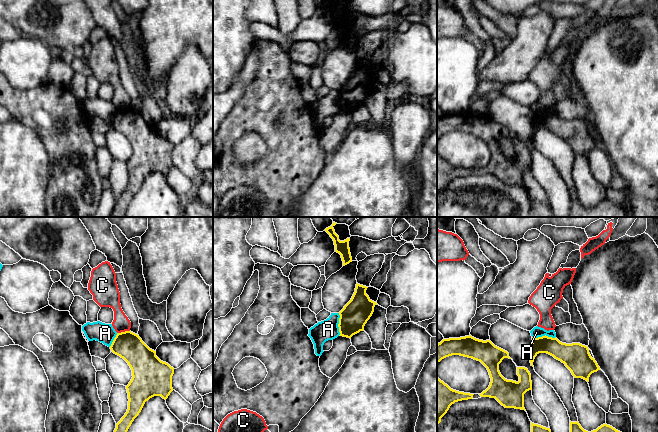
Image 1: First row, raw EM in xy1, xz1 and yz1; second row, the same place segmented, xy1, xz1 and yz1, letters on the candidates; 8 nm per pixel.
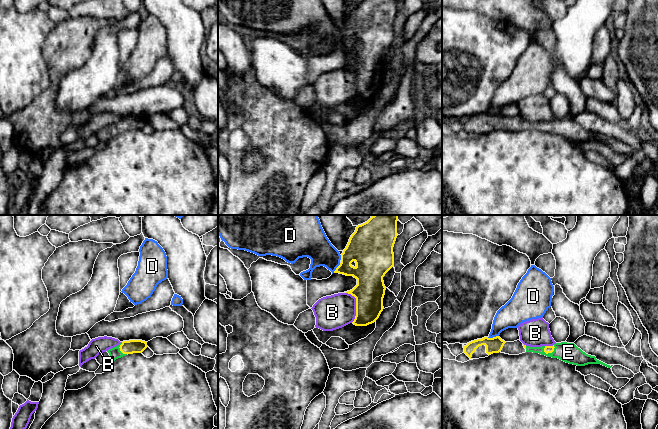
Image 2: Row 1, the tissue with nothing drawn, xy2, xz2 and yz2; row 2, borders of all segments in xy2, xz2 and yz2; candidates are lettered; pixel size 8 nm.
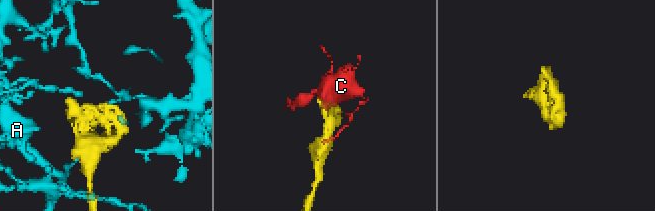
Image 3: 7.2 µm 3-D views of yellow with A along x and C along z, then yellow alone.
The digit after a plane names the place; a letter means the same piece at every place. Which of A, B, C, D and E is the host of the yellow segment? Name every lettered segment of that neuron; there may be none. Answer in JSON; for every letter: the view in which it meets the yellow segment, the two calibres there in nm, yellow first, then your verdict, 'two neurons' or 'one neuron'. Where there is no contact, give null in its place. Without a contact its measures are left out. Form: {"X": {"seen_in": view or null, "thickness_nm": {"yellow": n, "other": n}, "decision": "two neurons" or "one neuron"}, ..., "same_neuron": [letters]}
{"A": {"seen_in": "yz1", "thickness_nm": {"yellow": 160, "other": 90}, "decision": "two neurons"}, "B": {"seen_in": "xz2", "thickness_nm": {"yellow": 240, "other": 280}, "decision": "two neurons"}, "C": {"seen_in": "xy1", "thickness_nm": {"yellow": 220, "other": 140}, "decision": "two neurons"}, "D": {"seen_in": "yz2", "thickness_nm": {"yellow": 130, "other": 200}, "decision": "two neurons"}, "E": {"seen_in": "yz2", "thickness_nm": {"yellow": 60, "other": 160}, "decision": "one neuron"}, "same_neuron": ["E"]}

